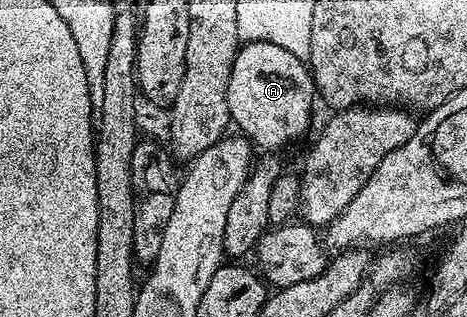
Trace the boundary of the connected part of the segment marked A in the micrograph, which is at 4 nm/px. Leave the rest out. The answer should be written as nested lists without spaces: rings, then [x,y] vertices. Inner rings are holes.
[[[246,42],[238,49],[235,64],[231,68],[231,80],[227,84],[227,108],[232,125],[238,126],[241,129],[238,131],[248,138],[254,147],[262,146],[262,151],[265,152],[281,152],[284,146],[289,146],[296,138],[303,137],[309,130],[309,121],[313,118],[313,98],[315,102],[313,76],[308,65],[299,56],[291,56],[291,52],[287,52],[287,48],[279,48],[279,44],[271,44],[270,42]]]

